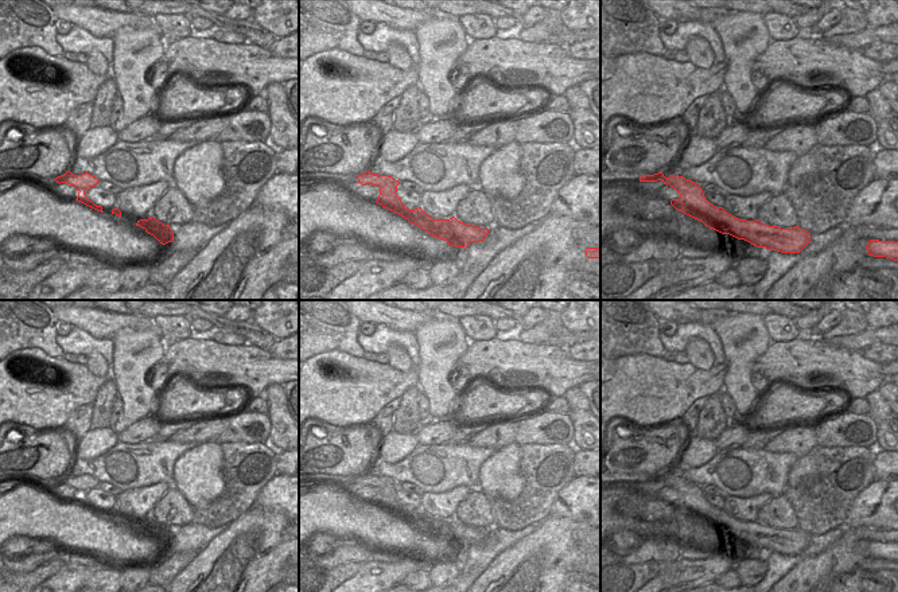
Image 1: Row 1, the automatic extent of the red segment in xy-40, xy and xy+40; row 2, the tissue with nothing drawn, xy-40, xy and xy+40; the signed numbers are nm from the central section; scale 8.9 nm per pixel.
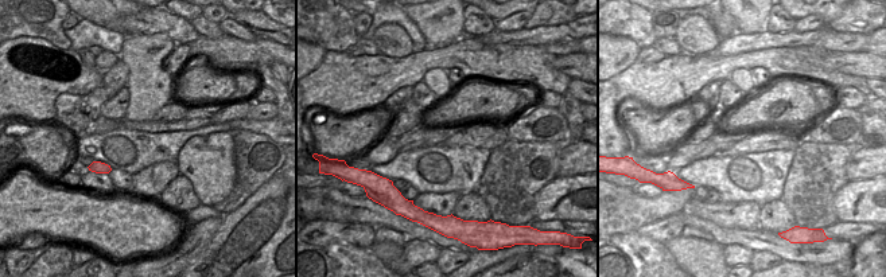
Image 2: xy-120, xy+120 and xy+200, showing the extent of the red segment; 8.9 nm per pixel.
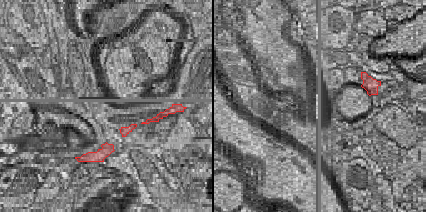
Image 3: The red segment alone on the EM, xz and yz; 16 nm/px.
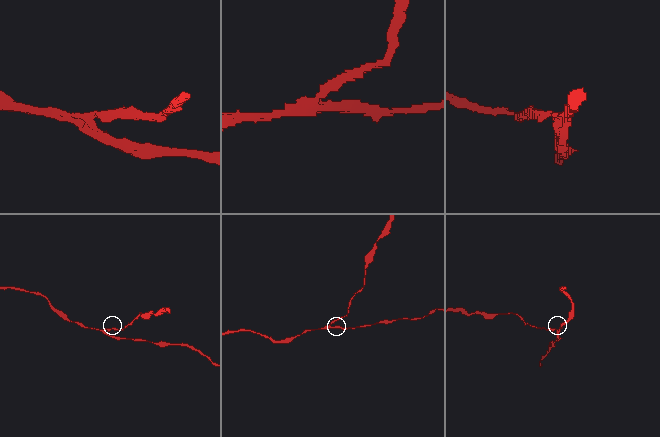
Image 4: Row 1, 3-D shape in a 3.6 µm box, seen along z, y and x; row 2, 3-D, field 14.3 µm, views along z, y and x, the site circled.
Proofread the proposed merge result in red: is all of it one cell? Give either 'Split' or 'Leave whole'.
Split.

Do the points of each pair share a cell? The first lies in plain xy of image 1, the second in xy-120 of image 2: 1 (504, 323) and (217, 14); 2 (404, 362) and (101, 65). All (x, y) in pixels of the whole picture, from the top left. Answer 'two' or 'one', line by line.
1: one
2: one

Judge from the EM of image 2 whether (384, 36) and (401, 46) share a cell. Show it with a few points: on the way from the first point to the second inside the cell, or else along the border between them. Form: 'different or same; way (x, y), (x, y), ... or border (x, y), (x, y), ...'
same; way (388, 36), (397, 43)

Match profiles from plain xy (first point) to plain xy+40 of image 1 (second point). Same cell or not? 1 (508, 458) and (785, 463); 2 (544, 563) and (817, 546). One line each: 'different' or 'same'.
1: different
2: different

